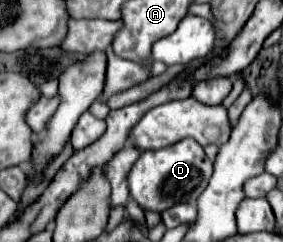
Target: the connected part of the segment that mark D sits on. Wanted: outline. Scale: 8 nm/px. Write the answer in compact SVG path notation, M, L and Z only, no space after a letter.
M183 139L181 143L161 151L143 151L129 173L129 191L143 209L161 213L177 203L195 203L207 187L211 173L213 163L207 159L203 147L195 139Z

